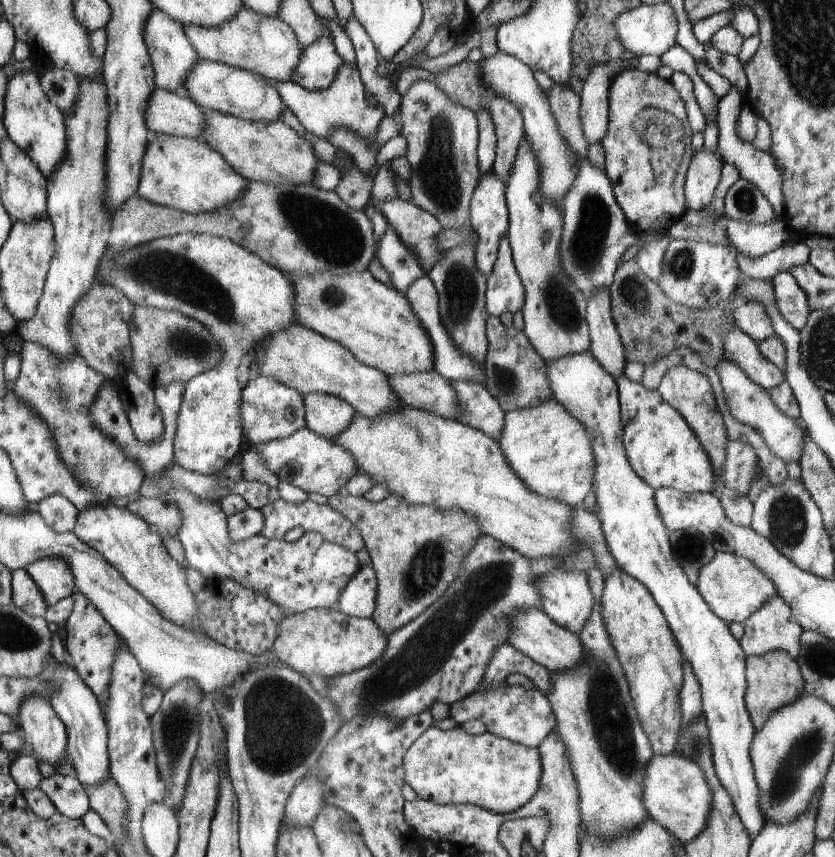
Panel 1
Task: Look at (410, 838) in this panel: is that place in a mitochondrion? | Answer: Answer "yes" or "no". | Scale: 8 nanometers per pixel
no

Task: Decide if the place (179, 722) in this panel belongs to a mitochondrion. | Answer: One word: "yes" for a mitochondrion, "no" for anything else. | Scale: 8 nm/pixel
yes

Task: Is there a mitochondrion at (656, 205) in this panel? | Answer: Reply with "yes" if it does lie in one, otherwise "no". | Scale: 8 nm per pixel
no

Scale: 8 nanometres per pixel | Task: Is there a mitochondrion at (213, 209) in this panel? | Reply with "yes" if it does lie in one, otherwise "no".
no

